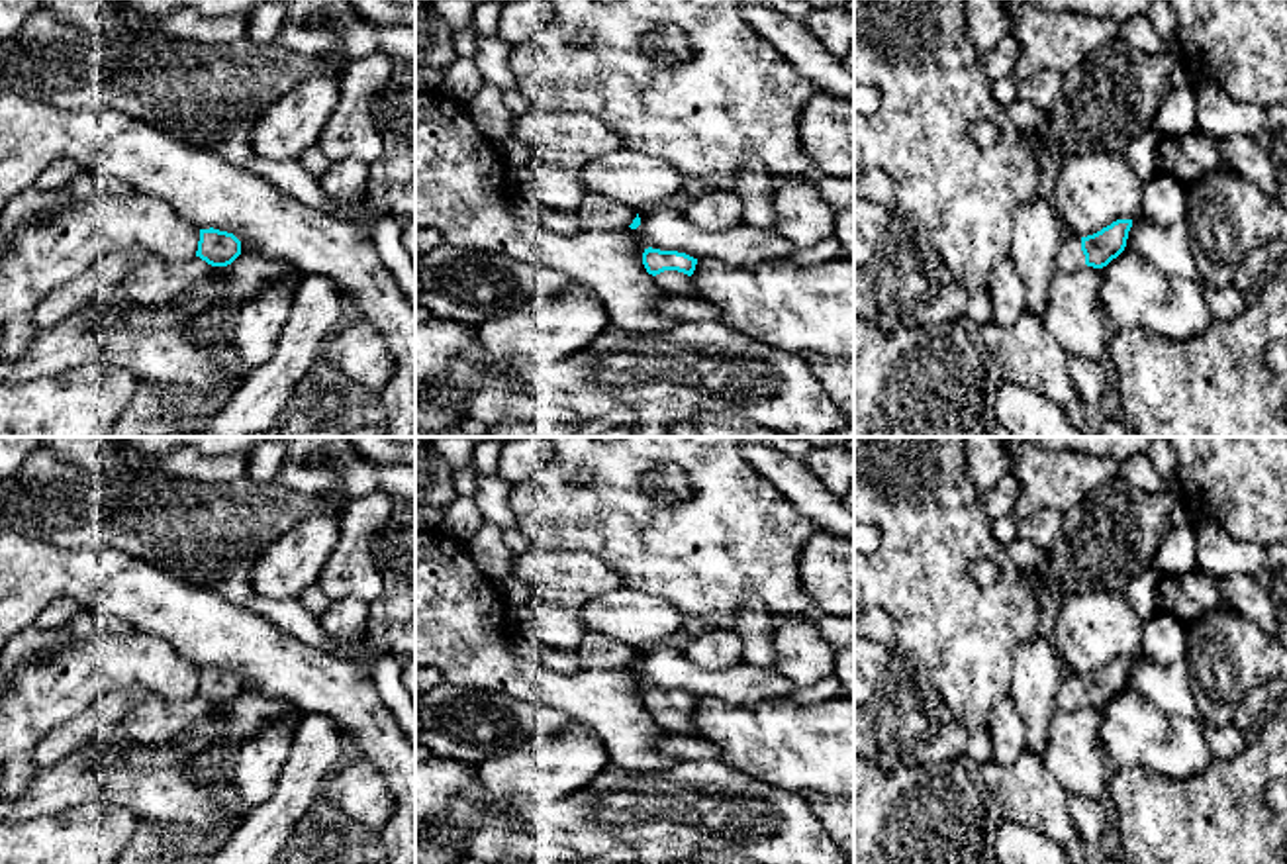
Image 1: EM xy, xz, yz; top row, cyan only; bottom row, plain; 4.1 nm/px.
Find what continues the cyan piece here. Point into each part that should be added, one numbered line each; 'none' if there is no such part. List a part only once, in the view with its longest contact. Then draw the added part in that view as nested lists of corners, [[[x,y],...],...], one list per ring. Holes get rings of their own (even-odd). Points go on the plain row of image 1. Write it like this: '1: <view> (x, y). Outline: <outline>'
1: xz (674, 721). Outline: [[[664,709],[654,715],[656,723],[672,735],[691,735],[691,717],[678,709]]]
2: yz (1070, 696). Outline: [[[1066,674],[1054,699],[1056,711],[1073,711],[1083,705],[1085,705],[1085,694],[1081,690],[1081,678]]]

